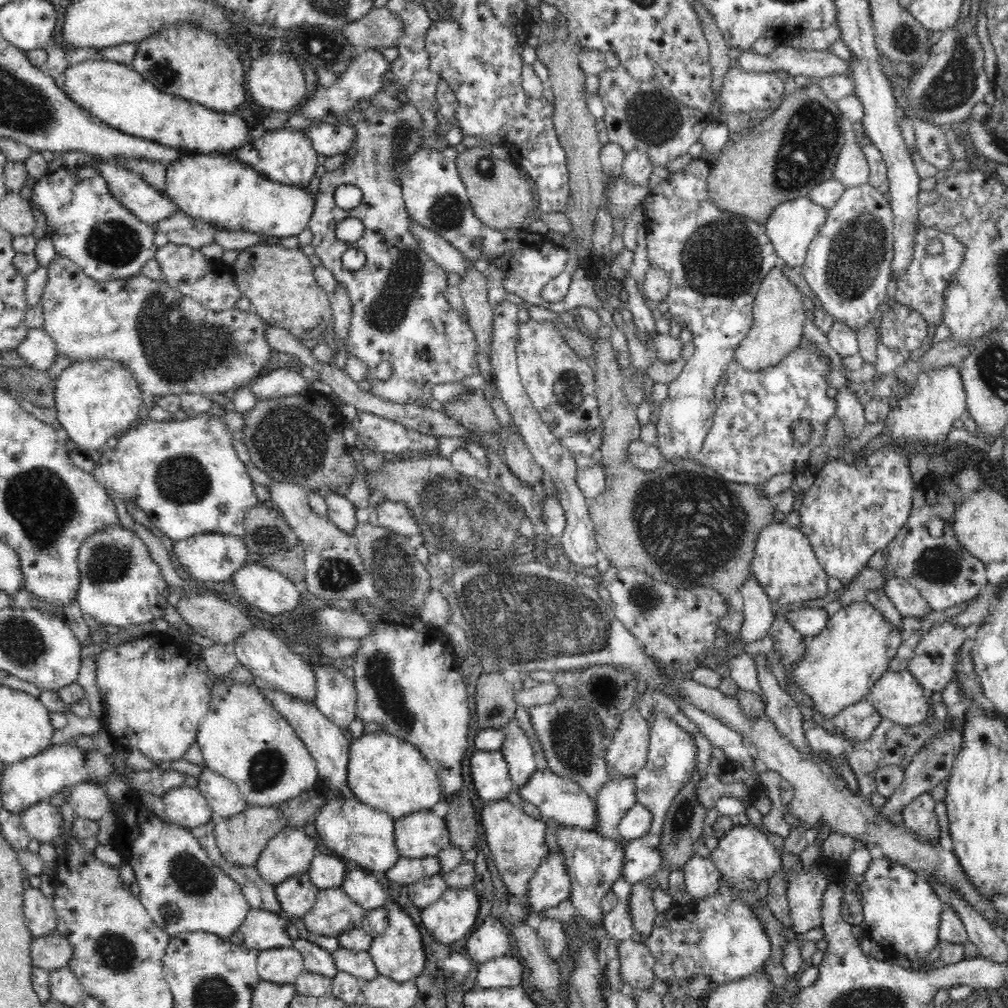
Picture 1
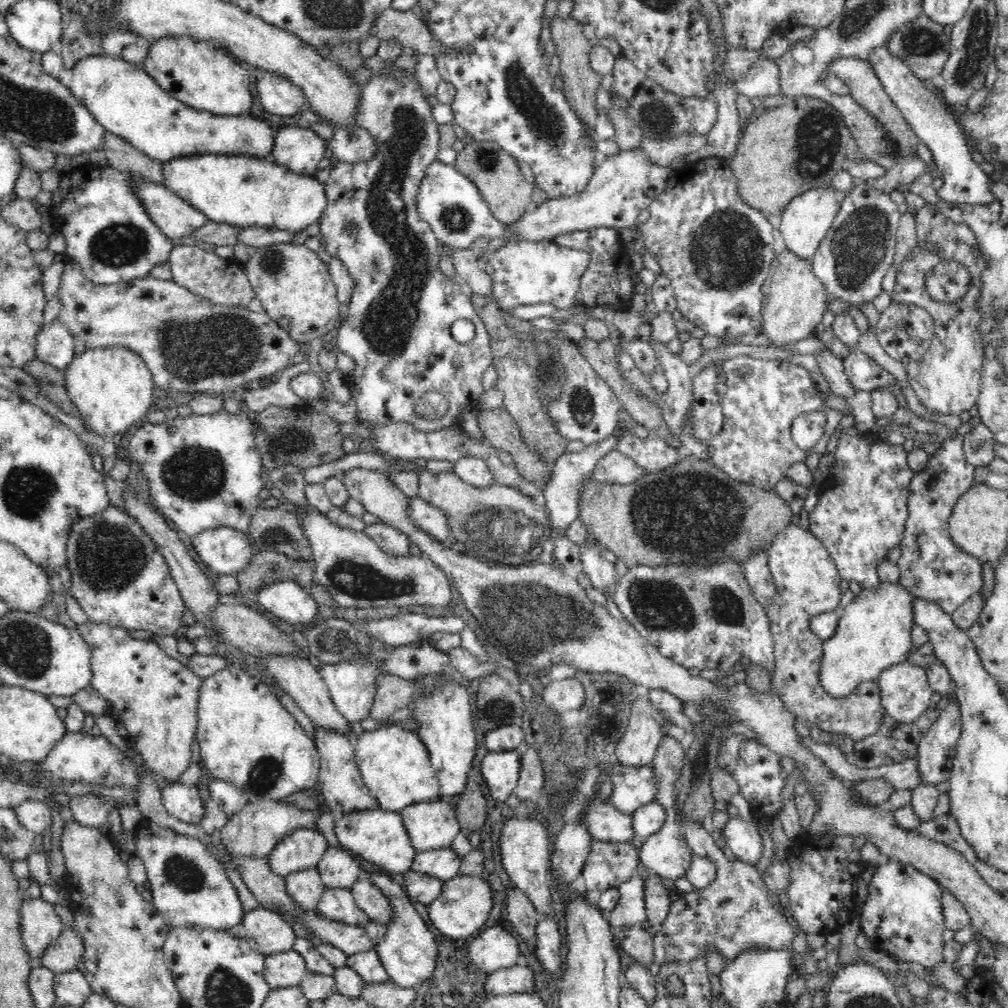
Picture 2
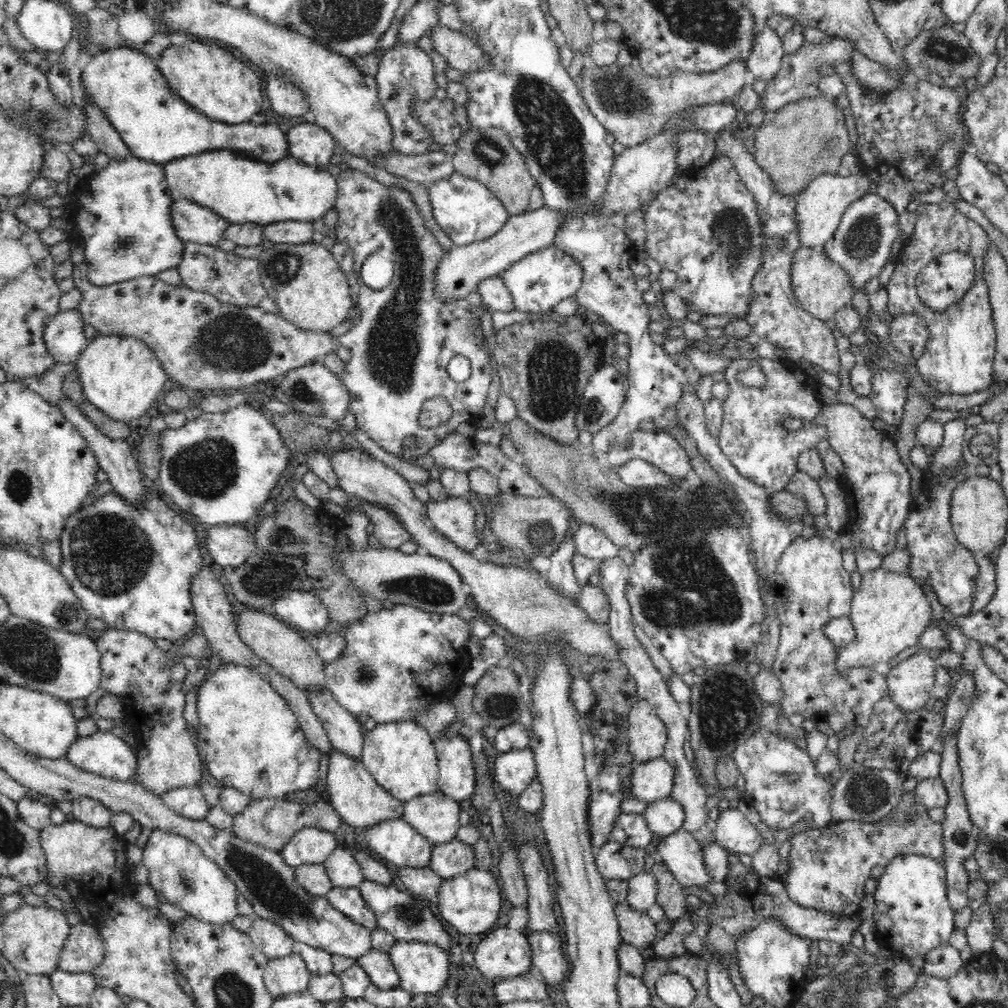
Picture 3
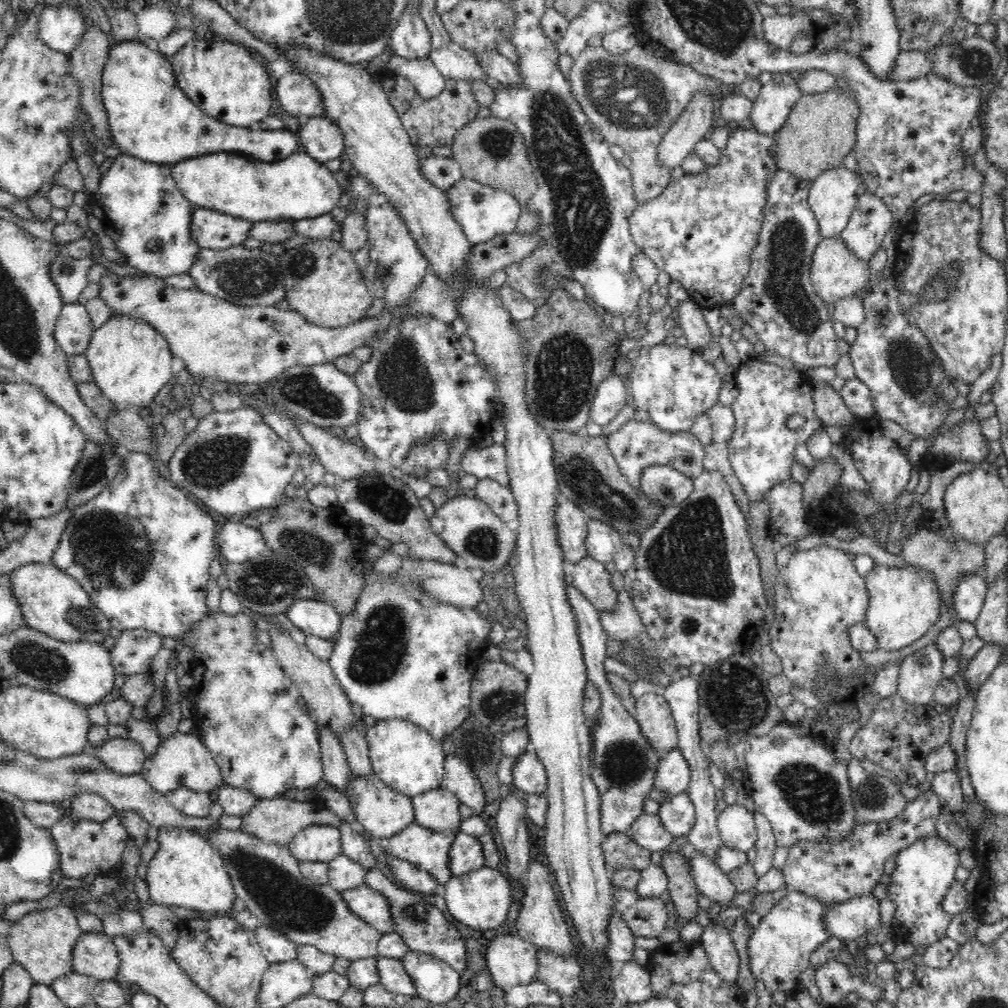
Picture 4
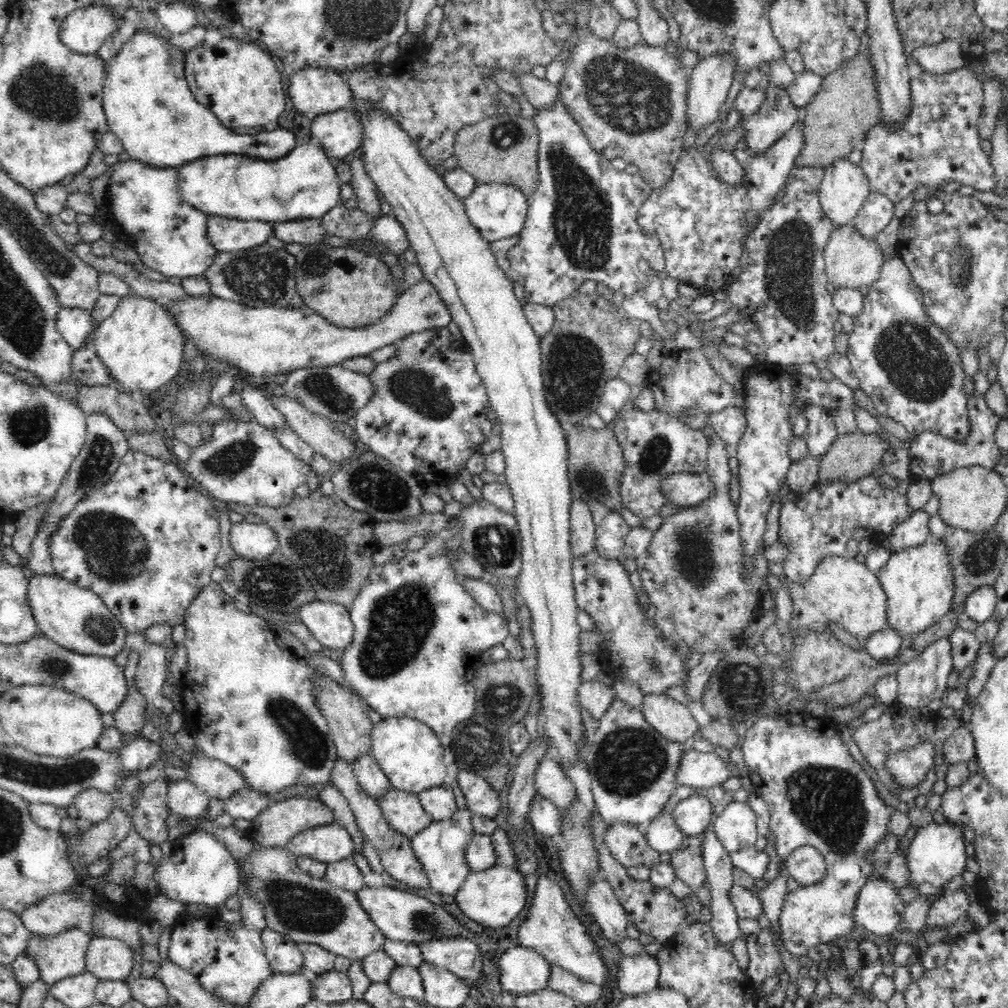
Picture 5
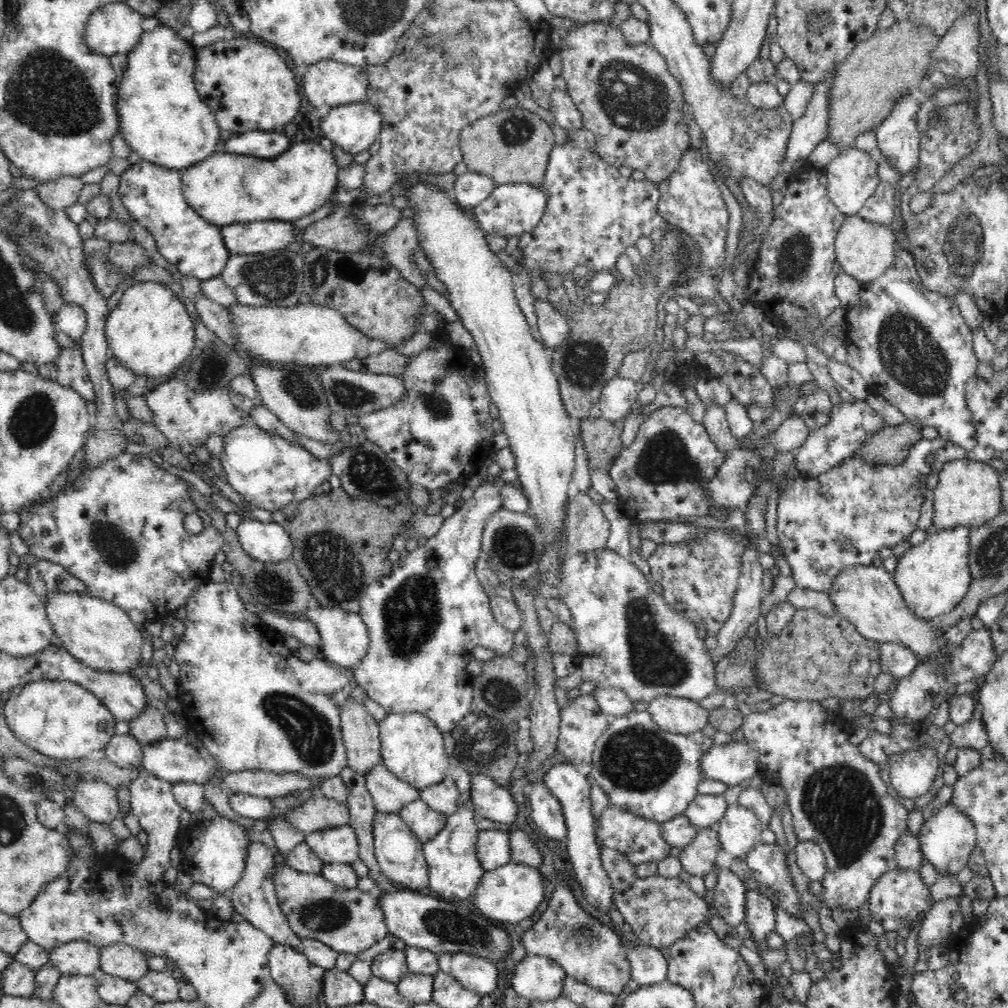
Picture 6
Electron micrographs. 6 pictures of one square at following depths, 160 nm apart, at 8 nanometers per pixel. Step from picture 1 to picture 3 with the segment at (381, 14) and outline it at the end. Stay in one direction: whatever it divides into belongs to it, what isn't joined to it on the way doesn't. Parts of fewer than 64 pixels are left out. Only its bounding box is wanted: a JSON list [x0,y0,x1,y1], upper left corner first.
[427,24,491,73]

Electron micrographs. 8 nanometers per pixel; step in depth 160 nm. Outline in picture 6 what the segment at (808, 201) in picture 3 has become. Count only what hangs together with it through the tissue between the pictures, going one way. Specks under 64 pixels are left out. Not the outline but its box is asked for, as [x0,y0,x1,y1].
[824,146,881,216]

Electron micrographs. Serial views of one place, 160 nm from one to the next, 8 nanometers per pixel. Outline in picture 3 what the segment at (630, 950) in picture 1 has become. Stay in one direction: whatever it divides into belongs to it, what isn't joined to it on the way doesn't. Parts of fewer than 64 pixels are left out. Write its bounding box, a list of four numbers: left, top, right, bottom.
[615,902,661,951]

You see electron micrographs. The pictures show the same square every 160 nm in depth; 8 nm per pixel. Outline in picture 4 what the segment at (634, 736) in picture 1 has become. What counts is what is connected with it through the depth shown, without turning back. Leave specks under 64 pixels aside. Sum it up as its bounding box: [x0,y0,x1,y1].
[634,693,678,751]

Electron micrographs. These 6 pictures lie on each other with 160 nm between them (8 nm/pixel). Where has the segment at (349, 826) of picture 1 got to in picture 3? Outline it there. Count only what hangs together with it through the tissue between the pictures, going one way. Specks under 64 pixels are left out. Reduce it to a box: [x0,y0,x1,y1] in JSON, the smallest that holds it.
[355,818,436,868]

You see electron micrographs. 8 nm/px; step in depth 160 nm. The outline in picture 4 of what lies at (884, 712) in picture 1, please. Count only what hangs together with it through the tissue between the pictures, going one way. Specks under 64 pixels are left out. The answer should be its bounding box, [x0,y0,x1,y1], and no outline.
[897,644,945,705]

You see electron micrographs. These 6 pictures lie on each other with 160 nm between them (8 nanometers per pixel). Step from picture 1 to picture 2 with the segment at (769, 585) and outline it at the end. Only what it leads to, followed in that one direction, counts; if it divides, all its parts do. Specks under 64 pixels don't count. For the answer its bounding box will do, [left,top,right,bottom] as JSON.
[765,524,885,742]

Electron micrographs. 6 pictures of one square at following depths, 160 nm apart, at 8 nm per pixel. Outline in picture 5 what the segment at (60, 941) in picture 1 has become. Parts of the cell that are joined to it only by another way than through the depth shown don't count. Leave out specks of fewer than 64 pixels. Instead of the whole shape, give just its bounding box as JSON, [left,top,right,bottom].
[86,937,134,981]

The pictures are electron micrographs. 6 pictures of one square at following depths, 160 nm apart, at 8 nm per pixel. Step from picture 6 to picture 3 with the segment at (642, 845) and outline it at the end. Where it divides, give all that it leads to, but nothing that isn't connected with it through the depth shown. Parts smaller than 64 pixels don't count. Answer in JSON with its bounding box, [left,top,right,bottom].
[595,840,644,880]

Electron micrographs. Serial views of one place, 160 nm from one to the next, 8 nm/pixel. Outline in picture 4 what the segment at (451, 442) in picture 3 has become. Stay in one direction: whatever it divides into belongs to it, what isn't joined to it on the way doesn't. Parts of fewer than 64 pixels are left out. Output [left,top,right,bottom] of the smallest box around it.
[460,443,510,489]

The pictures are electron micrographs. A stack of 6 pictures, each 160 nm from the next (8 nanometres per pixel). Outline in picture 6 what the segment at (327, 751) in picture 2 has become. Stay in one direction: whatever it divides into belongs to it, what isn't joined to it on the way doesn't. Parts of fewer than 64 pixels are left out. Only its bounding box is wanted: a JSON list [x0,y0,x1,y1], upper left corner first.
[398,799,448,843]

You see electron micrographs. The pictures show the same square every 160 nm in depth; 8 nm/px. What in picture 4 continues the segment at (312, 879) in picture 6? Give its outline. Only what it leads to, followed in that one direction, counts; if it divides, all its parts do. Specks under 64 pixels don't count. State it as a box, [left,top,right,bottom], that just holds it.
[194,827,382,961]

